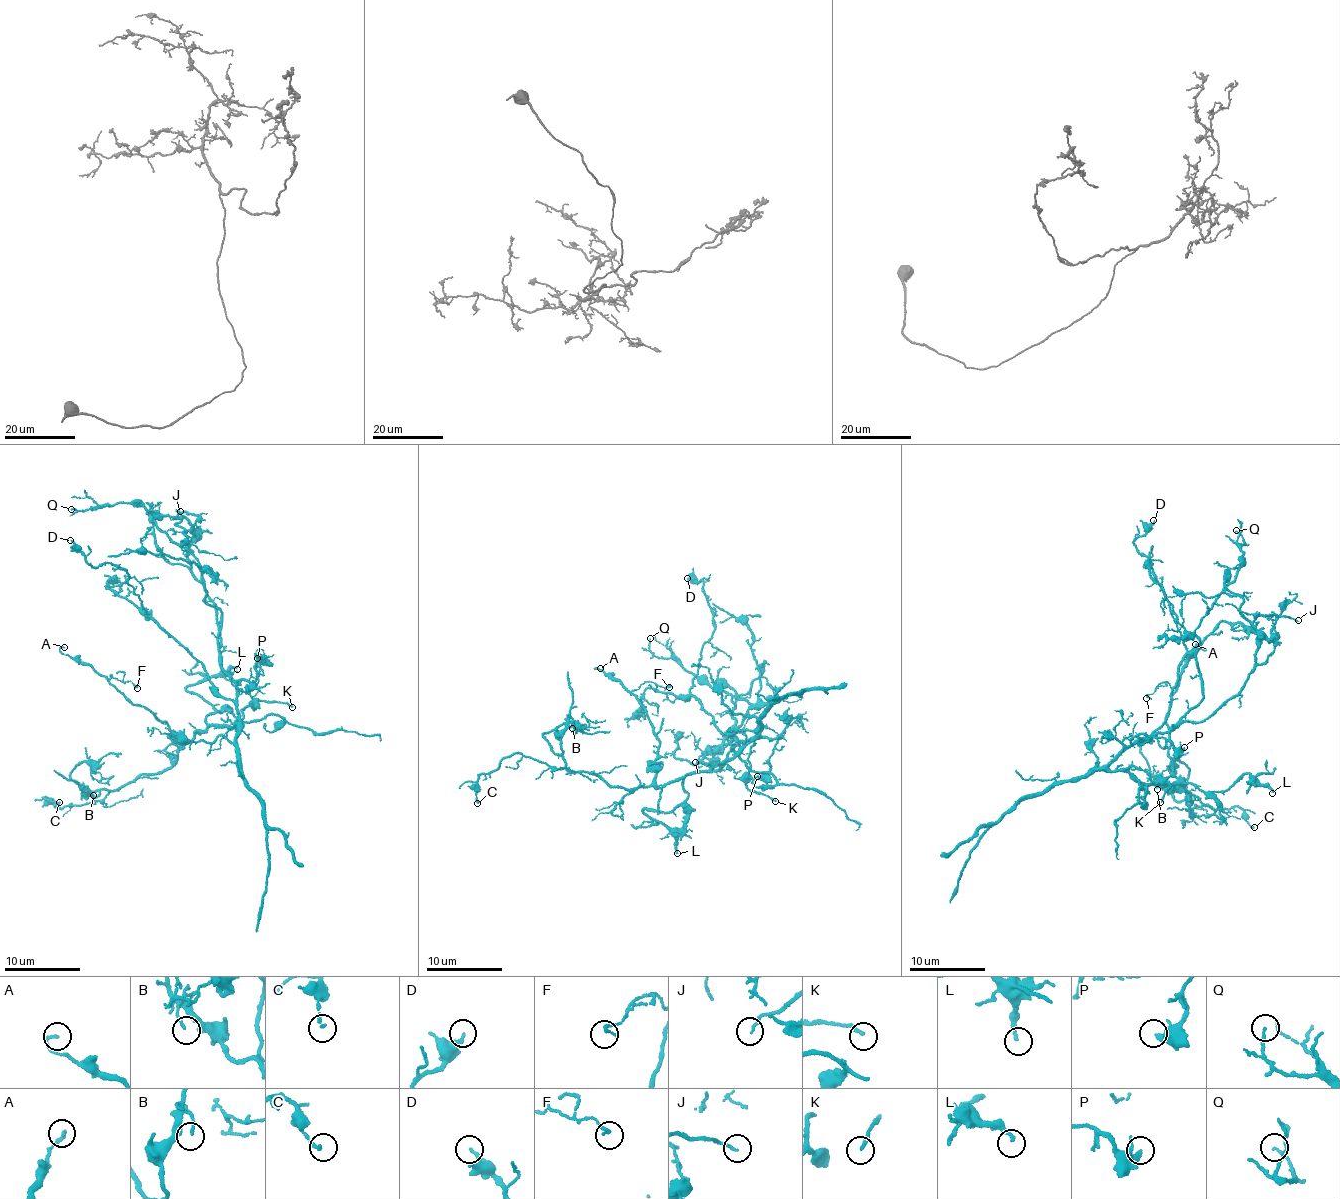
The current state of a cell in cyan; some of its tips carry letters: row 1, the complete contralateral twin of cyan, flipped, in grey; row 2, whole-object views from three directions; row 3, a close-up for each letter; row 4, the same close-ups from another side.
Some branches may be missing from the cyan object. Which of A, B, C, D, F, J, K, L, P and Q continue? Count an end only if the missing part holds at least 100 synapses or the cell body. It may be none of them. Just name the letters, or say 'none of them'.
none of them

